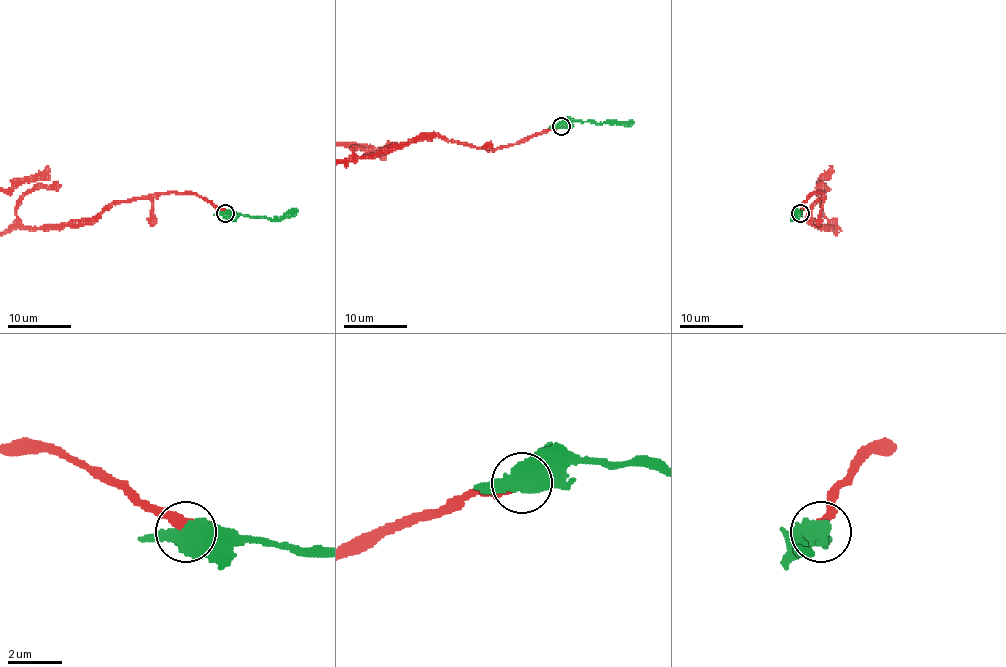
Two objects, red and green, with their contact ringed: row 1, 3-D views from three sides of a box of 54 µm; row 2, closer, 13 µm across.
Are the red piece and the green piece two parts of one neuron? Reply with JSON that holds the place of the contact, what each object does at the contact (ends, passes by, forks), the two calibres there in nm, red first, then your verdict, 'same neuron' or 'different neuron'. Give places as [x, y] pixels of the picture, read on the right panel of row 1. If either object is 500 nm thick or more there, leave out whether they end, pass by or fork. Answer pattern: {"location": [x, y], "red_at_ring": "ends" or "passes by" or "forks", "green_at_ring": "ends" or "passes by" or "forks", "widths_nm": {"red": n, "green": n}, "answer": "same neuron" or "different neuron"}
{"location": [800, 213], "widths_nm": {"red": 360, "green": 650}, "answer": "same neuron"}

